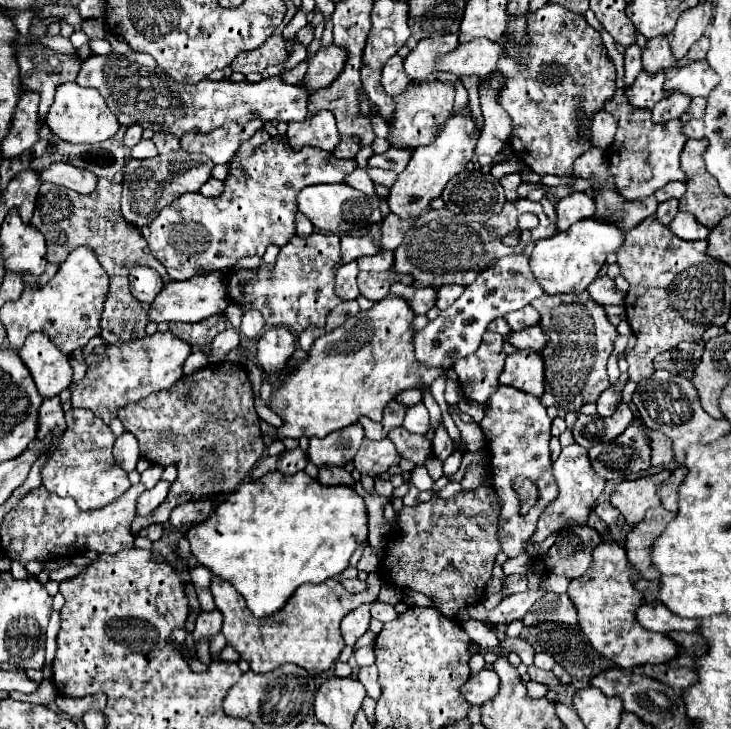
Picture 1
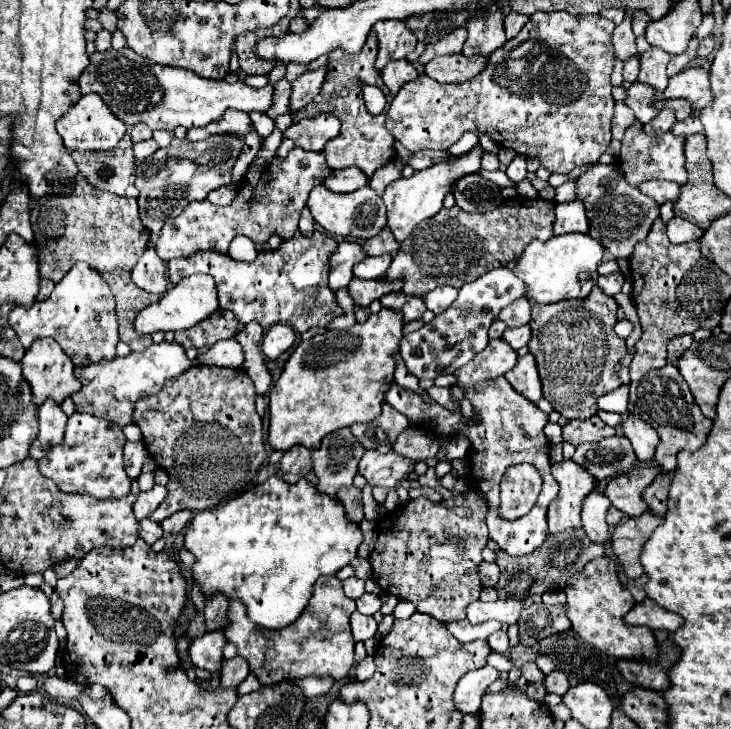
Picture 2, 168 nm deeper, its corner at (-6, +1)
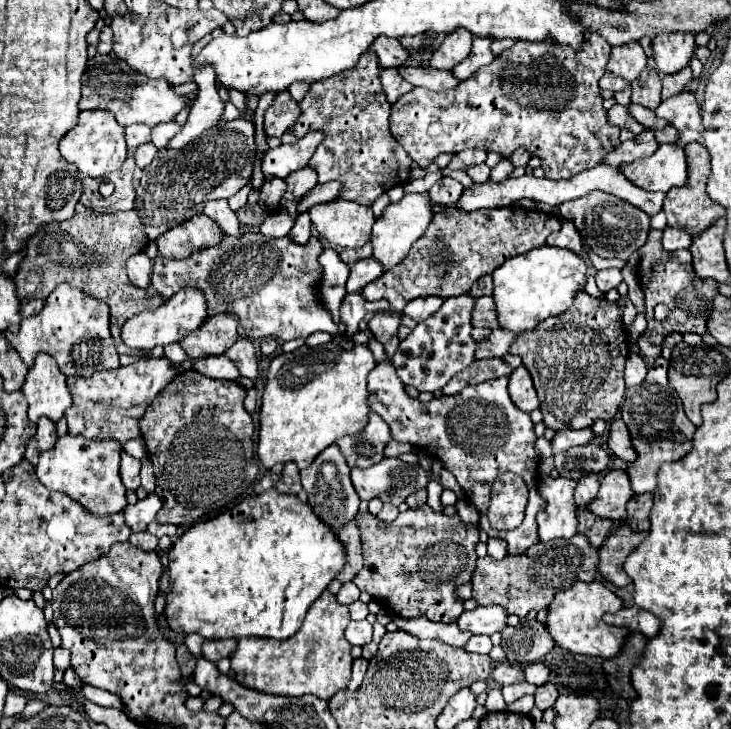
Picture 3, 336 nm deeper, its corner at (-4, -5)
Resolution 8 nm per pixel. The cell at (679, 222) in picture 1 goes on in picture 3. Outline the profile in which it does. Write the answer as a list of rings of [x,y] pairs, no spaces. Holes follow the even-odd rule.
[[[666,228],[664,230],[664,248],[666,250],[680,250],[680,248],[690,248],[692,236],[688,232],[676,230],[676,228]]]

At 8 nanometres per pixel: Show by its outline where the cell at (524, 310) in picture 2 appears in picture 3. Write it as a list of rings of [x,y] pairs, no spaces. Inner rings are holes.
[[[482,296],[474,308],[474,328],[488,328],[488,330],[498,330],[498,314],[496,314],[496,304],[492,296]]]

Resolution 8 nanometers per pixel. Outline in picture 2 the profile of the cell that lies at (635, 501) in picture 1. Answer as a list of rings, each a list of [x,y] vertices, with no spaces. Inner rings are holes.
[[[640,466],[626,474],[620,474],[612,478],[604,490],[604,494],[610,498],[612,506],[620,512],[638,518],[646,512],[646,504],[642,500],[642,490],[660,474],[656,466]]]

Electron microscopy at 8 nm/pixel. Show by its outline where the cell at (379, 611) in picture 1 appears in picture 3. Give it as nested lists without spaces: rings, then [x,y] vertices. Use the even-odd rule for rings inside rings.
[[[356,600],[354,604],[350,604],[348,608],[350,608],[350,616],[352,616],[352,620],[366,620],[366,616],[370,614],[368,606],[366,606],[364,602],[360,602],[360,600]]]

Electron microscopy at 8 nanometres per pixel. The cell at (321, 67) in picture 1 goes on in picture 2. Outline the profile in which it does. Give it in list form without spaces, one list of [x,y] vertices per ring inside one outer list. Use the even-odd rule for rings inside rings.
[[[324,68],[300,74],[292,82],[292,94],[290,94],[290,106],[288,106],[290,112],[296,112],[308,106],[314,100],[314,96],[320,92],[322,82],[324,82]]]

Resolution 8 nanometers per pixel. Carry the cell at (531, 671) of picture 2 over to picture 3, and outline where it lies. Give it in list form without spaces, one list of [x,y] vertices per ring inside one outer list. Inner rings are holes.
[[[498,664],[494,668],[494,680],[498,684],[514,684],[514,682],[522,682],[524,680],[524,670],[522,668],[514,668],[510,664]]]

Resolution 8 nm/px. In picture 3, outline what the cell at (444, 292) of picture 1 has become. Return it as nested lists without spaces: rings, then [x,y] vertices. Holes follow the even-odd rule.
[[[424,296],[424,298],[418,298],[418,300],[412,300],[410,304],[406,304],[404,308],[404,314],[422,322],[426,318],[430,318],[434,312],[438,312],[438,308],[442,306],[442,298],[436,298],[436,296]]]

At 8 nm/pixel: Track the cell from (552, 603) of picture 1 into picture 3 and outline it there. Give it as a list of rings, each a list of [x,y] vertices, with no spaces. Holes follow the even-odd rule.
[[[526,620],[520,626],[506,626],[502,630],[502,648],[506,650],[506,658],[510,664],[514,666],[528,666],[532,662],[538,662],[540,658],[544,658],[552,648],[554,648],[554,638],[550,636],[546,624],[538,622],[538,620]]]

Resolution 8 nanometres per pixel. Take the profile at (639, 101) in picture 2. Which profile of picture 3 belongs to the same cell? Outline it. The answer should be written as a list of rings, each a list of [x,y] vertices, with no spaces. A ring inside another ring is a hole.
[[[614,104],[610,110],[608,110],[608,120],[612,124],[616,124],[618,128],[626,126],[628,130],[632,130],[634,134],[640,134],[644,132],[644,126],[640,122],[634,120],[634,116],[628,112],[628,106],[622,106],[622,104]]]

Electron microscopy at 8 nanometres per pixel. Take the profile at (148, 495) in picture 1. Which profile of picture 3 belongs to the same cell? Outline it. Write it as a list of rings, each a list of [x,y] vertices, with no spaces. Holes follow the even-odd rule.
[[[148,494],[144,500],[138,500],[134,506],[124,508],[126,524],[132,528],[132,532],[146,530],[150,522],[154,522],[154,516],[162,508],[162,500],[158,494]]]

